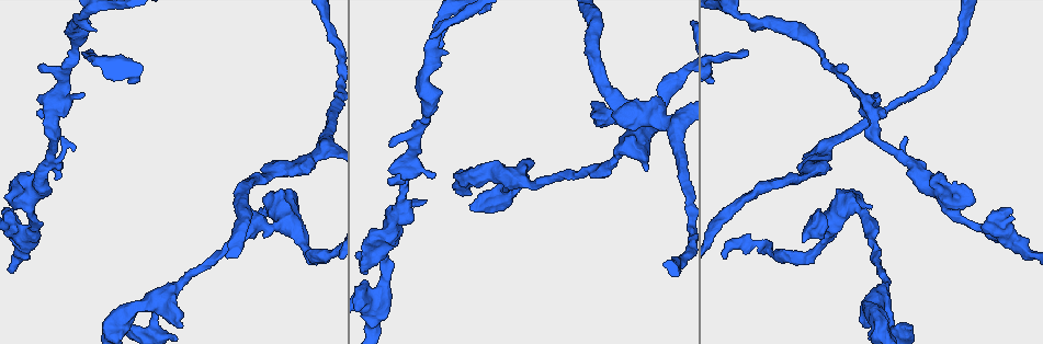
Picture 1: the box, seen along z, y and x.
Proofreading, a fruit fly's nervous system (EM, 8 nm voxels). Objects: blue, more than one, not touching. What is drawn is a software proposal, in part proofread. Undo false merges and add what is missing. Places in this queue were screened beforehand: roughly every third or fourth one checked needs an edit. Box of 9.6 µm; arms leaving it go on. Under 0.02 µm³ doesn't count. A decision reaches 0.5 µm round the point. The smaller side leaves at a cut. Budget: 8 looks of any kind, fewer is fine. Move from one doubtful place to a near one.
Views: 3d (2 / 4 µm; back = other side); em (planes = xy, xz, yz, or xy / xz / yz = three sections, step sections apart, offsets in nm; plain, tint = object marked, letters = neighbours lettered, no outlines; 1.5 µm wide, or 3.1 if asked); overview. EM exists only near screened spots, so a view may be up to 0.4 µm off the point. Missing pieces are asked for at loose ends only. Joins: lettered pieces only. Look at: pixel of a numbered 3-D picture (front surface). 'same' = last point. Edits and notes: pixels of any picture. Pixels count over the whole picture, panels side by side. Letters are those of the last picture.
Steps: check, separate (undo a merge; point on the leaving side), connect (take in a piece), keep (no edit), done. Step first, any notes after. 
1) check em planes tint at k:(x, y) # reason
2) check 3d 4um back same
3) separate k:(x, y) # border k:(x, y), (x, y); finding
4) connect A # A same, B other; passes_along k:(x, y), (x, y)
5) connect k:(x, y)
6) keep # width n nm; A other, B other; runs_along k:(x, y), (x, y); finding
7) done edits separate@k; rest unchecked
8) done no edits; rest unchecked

check 3d 2um at 1:(748, 54) # an open end

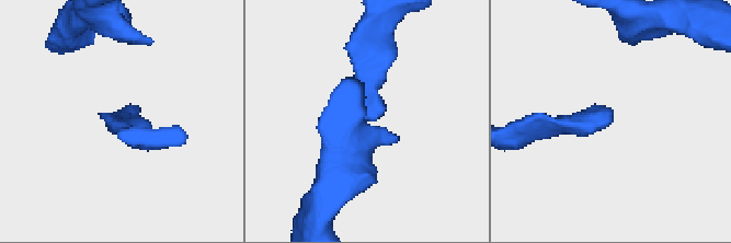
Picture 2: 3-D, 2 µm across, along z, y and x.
check em xz step 8 letters at 2:(611, 113) # now the EM

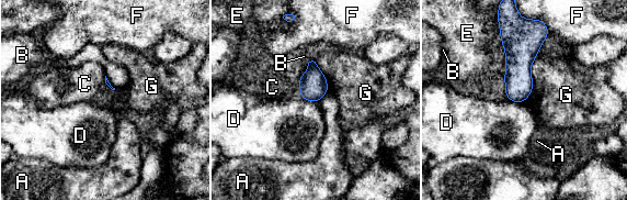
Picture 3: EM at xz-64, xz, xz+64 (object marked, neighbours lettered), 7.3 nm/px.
keep # A other, B other, C other, D other, E other, F other, G other; border 3:(303, 98), (317, 102); none of them fits

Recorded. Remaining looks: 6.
check em planes letters at 1:(809, 39) # calibre changes

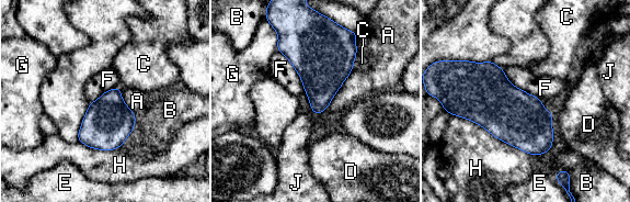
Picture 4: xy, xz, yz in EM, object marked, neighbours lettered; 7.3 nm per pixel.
keep # A other, B other, C other, D other, E other, F other, G other, H other, J other; border 4:(450, 113), (476, 122), (530, 155); one neuron here

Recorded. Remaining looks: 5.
check em planes letters at 1:(283, 167) # branch point

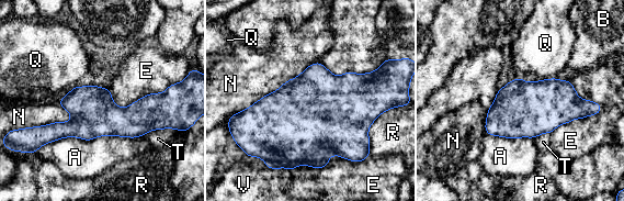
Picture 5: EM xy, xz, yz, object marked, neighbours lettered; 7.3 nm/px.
keep # A other, B other, E other, N other, Q other, R other, T other, V other; border 5:(165, 127), (150, 130), (143, 135); one neuron here

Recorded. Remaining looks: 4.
done no edits; rest unchecked

